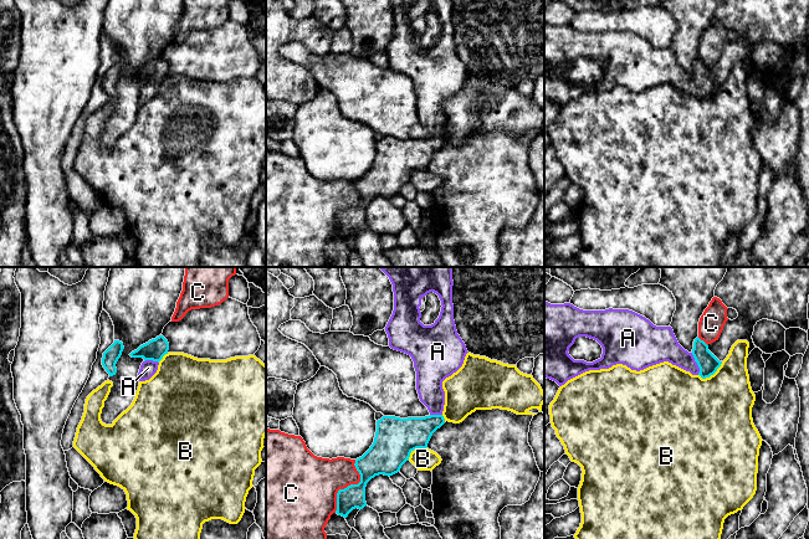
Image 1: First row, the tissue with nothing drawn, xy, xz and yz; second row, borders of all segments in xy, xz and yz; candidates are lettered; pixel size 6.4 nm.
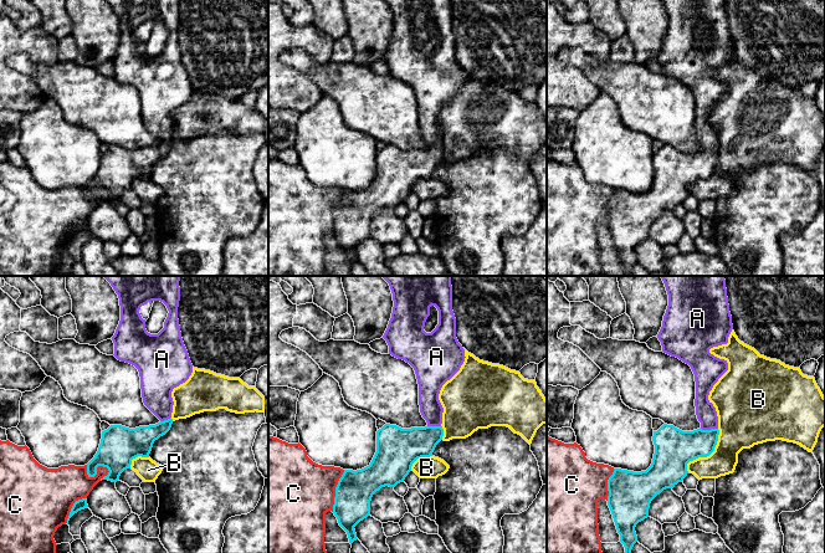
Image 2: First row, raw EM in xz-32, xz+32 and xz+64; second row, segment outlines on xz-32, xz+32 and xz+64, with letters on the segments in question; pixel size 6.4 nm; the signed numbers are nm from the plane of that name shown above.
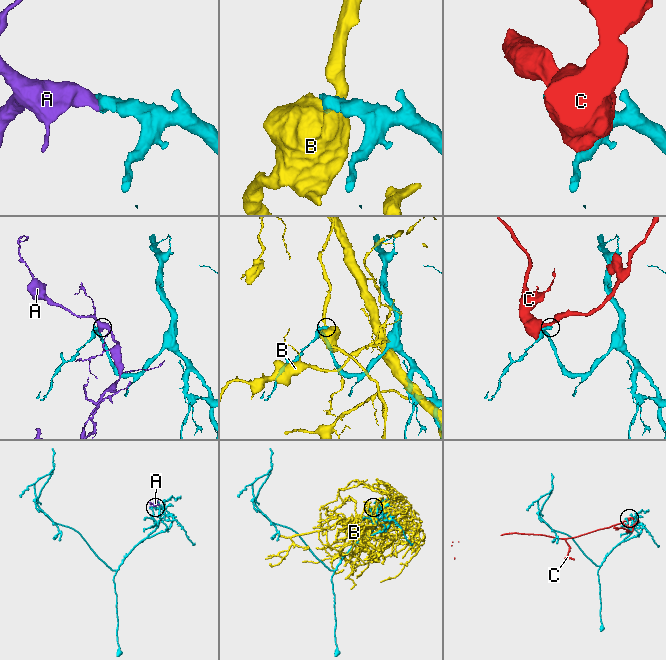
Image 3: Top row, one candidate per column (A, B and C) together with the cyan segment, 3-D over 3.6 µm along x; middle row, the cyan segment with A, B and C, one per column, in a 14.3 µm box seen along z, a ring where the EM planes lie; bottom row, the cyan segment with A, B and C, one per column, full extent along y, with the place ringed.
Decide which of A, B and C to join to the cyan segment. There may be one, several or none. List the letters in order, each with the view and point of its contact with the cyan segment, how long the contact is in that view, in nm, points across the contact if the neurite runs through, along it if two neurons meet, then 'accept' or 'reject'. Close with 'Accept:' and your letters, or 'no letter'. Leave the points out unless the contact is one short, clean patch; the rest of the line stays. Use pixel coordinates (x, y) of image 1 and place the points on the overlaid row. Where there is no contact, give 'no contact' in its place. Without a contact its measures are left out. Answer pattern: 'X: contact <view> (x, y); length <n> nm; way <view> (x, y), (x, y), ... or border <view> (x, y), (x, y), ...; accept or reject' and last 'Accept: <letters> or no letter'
A: contact yz (697, 364); length 150 nm; way yz (707, 363), (697, 364), (680, 358), (664, 347); accept
B: contact yz (711, 374); length 180 nm; reject
C: contact xz (348, 486); length 380 nm; reject
Accept: A

